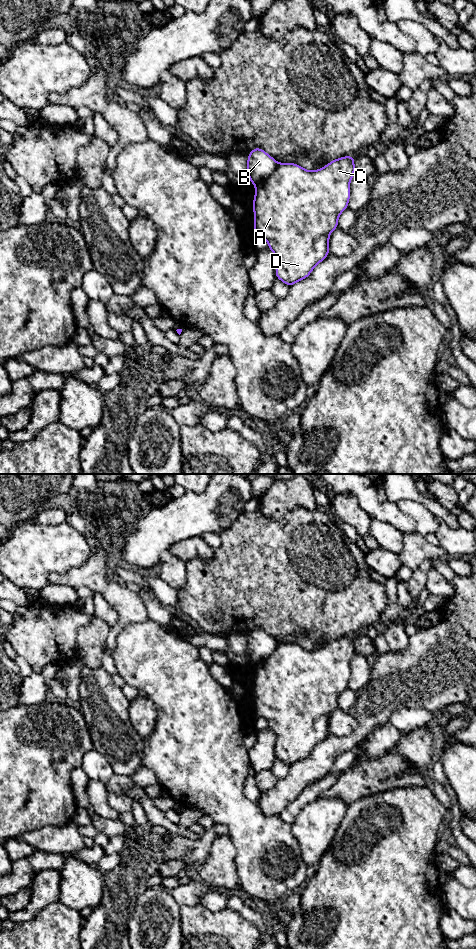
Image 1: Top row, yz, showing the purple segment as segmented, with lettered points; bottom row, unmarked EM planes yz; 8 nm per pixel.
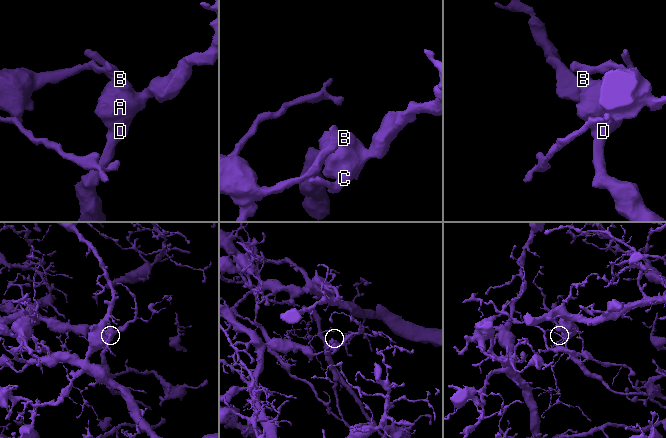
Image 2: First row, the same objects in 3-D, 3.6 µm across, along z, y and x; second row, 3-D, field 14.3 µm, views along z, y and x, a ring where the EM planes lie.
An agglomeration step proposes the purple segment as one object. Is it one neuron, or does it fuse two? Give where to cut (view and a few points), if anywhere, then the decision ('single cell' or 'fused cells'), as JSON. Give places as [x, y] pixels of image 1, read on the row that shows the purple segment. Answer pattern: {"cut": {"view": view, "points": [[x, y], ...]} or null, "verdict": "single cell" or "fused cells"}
{"cut": {"view": "yz", "points": [[277, 163], [274, 170], [255, 185]]}, "verdict": "fused cells"}

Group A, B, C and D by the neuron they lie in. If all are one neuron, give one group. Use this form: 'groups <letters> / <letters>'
groups A C D / B

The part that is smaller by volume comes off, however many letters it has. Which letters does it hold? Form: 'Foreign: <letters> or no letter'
Foreign: A, C, D

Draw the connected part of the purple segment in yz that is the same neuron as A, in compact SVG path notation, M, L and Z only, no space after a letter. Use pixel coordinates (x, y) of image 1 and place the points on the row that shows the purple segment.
M344 156L313 171L296 163L279 163L268 178L255 185L254 235L267 240L276 255L275 275L289 287L306 279L330 254L330 233L338 228L338 217L348 208L354 160L355 156Z

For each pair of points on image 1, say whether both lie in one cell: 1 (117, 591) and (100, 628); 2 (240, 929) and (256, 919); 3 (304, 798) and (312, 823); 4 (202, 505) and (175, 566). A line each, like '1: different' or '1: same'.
1: different
2: different
3: different
4: different

